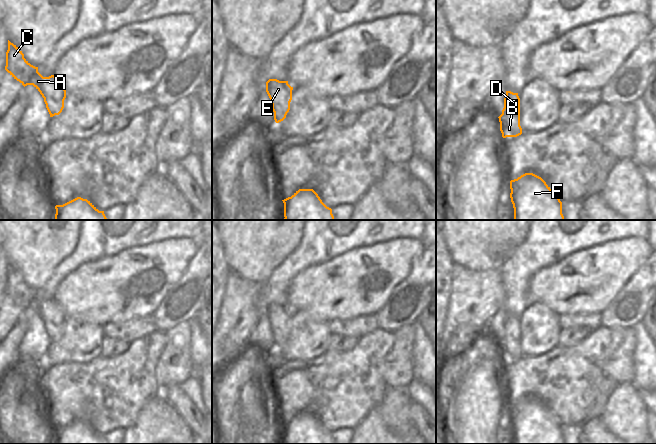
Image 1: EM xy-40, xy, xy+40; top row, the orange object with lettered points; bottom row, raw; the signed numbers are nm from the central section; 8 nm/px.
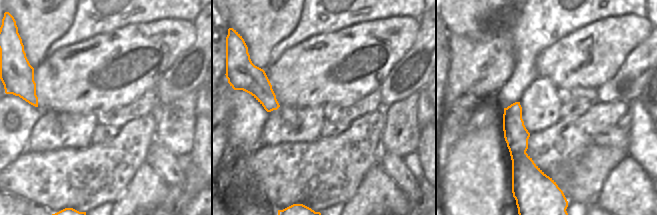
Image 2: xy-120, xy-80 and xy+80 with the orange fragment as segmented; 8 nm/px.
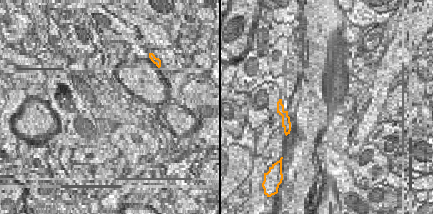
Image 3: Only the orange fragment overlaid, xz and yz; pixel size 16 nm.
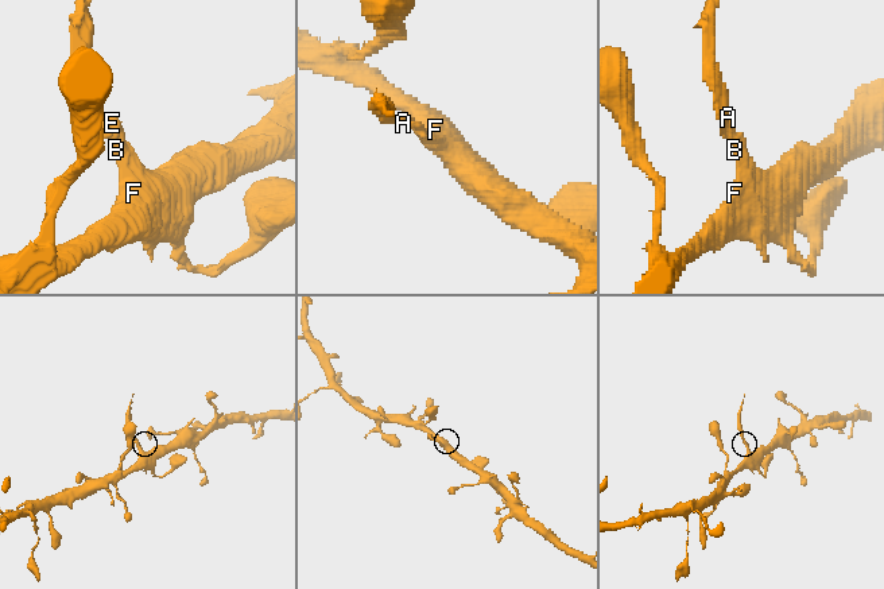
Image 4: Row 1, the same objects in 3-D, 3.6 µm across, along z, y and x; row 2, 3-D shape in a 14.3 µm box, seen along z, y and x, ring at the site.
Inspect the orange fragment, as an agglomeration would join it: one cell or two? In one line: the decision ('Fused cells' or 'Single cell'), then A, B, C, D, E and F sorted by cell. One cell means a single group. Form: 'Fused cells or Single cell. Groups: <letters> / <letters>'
Fused cells. Groups: A C D E / B F

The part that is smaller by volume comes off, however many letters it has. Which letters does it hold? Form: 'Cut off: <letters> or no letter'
Cut off: A, C, D, E

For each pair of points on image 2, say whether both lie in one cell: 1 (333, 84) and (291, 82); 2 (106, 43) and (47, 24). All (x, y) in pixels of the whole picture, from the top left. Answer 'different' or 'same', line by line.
1: same
2: different

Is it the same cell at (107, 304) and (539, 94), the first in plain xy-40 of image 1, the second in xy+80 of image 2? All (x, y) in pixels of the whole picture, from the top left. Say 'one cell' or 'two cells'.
two cells

